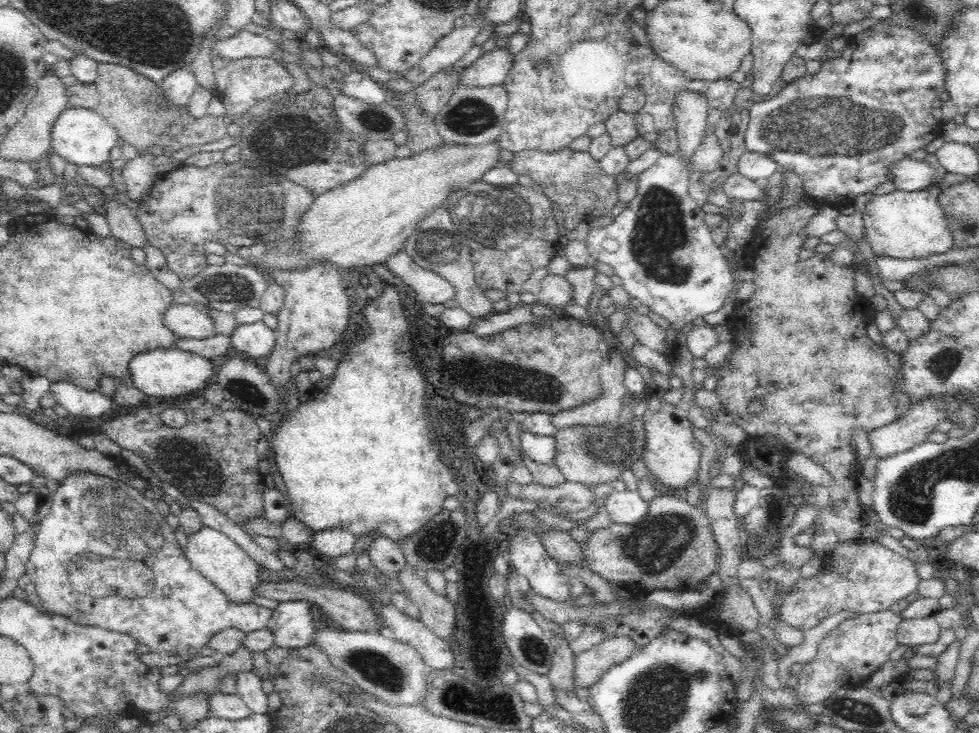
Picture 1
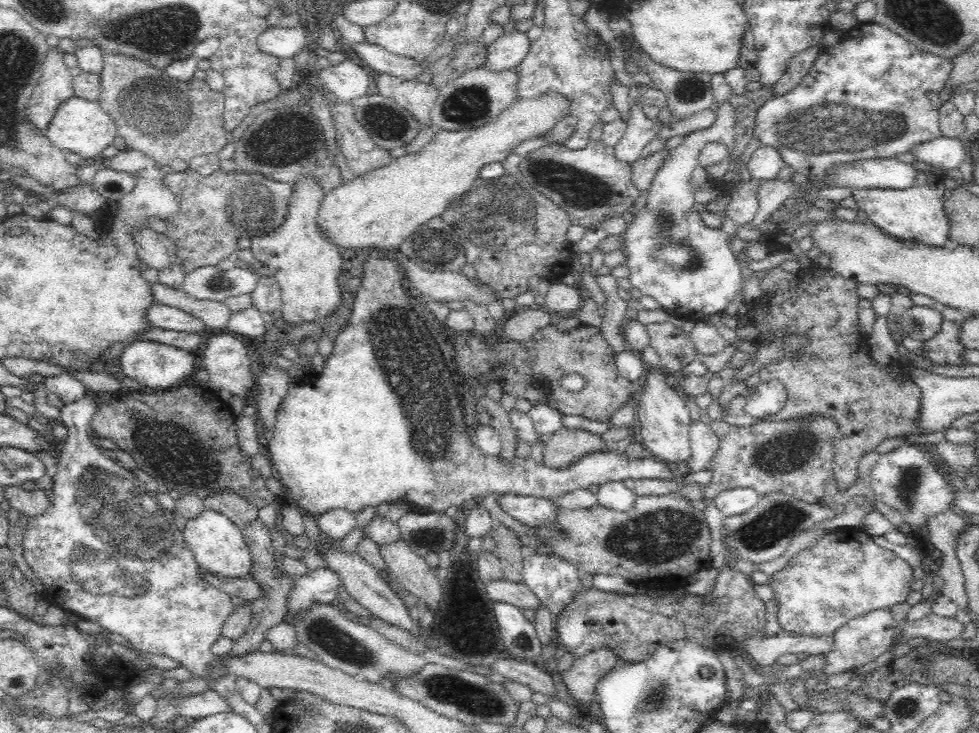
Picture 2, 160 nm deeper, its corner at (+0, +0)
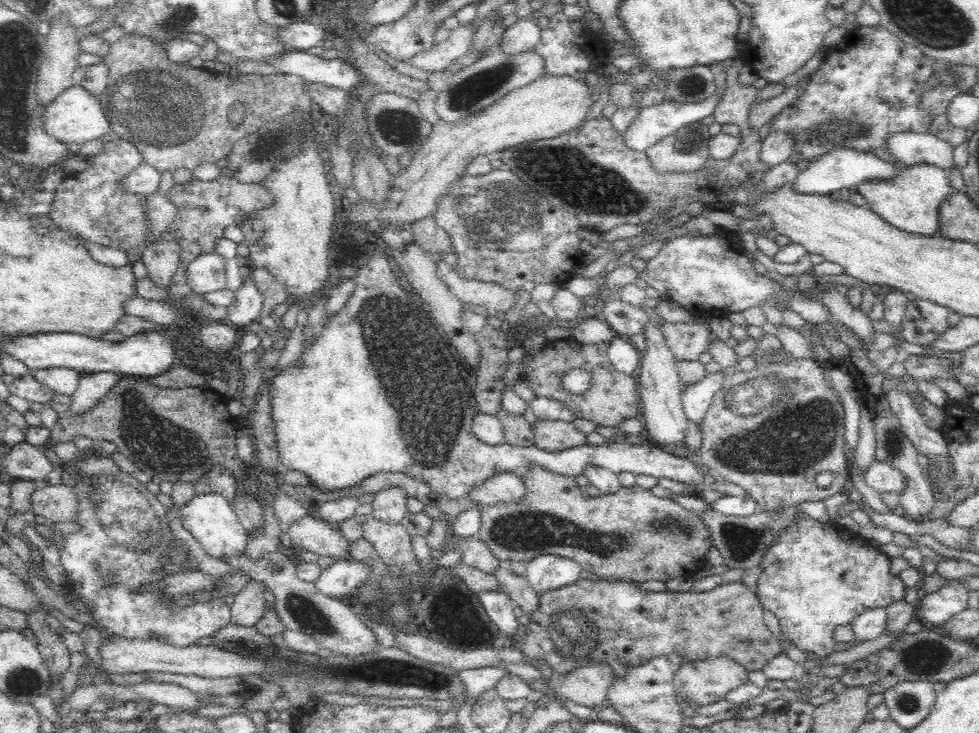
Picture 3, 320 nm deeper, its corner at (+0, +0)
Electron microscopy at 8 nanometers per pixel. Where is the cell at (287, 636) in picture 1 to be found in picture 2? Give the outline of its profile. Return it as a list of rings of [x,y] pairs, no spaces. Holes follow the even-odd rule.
[[[326,566],[308,571],[295,581],[294,590],[289,592],[286,622],[293,615],[302,615],[315,603],[337,603],[339,589],[343,590],[341,576]]]

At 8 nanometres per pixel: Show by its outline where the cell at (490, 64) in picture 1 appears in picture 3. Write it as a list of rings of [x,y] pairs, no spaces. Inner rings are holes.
[[[533,15],[518,18],[506,29],[498,48],[506,54],[518,54],[518,52],[532,50],[540,42],[542,30]]]

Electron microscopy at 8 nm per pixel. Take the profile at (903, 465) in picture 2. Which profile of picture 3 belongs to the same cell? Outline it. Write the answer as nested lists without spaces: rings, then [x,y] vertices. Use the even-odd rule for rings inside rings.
[[[874,461],[863,472],[864,480],[875,491],[902,492],[906,486],[906,477],[900,470],[888,465],[884,461]]]

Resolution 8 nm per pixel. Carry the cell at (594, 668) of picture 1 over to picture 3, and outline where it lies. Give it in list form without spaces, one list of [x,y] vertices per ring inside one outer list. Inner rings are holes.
[[[604,661],[568,672],[557,688],[562,696],[582,706],[602,705],[614,680],[613,671]]]

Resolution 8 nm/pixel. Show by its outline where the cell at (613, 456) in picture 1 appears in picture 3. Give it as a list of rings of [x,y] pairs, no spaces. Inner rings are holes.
[[[536,418],[532,430],[535,445],[544,450],[564,450],[586,442],[585,434],[573,422]]]

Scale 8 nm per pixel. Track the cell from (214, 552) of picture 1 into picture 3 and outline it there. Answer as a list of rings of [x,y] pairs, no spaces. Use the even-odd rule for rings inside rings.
[[[208,492],[208,494],[194,494],[184,506],[181,507],[183,514],[183,526],[190,534],[200,542],[201,546],[210,556],[242,555],[246,540],[248,540],[247,528],[239,521],[232,505],[227,498],[219,492]]]

